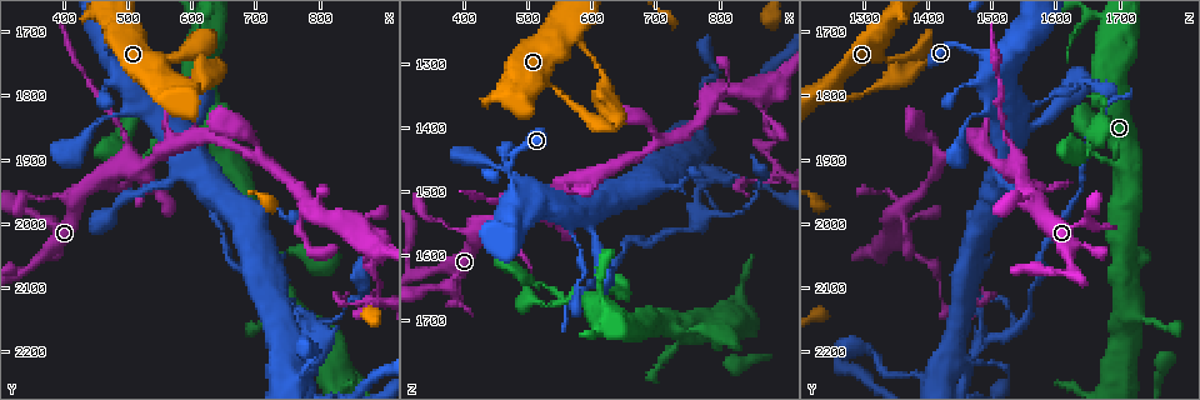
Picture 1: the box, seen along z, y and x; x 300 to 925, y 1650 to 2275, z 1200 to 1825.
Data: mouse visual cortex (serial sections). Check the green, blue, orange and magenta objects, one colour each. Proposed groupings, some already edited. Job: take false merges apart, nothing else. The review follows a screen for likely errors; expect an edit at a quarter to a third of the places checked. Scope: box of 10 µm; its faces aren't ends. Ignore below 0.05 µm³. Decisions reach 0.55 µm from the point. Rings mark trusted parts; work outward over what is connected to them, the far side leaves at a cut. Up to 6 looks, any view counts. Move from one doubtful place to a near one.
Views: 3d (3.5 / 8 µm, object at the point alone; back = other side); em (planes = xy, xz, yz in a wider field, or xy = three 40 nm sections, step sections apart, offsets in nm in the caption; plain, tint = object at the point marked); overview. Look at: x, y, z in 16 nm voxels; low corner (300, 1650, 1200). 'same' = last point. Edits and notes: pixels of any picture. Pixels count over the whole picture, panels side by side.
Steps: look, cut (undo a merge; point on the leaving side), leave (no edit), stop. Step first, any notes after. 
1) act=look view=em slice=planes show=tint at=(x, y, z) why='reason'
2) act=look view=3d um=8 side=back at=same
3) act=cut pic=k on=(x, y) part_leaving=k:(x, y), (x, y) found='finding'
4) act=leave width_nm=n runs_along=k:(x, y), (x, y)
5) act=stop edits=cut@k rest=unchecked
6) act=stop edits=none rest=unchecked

act=look view=3d um=3.5 at=(495, 1880, 1540) why='thin neck'

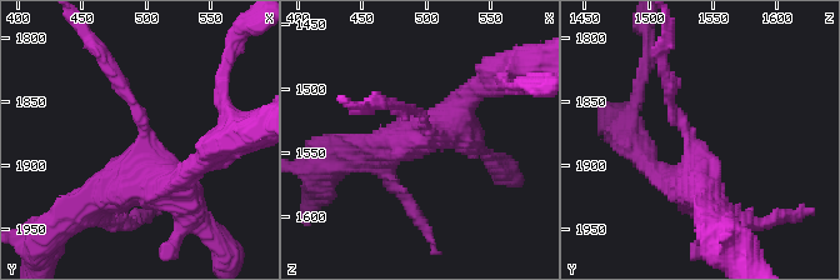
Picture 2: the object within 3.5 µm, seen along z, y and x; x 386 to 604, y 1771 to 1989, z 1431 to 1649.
act=look view=em slice=xy step=3 show=tint at=(500, 1880, 1534) why='now the EM'

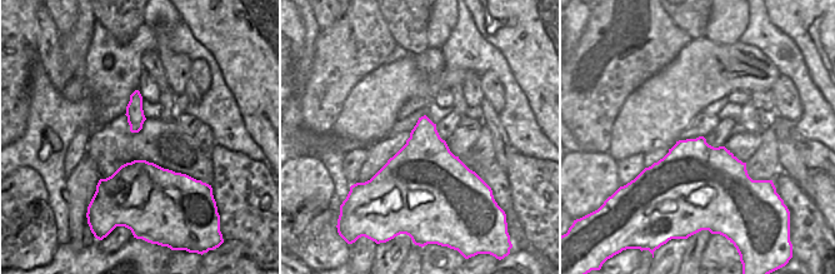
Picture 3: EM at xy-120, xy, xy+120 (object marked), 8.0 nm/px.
act=cut pic=2 on=(111, 73) part_leaving=2:(134, 104), (88, 35) found='a second cell is stuck on'

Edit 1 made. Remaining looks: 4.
act=look view=overview

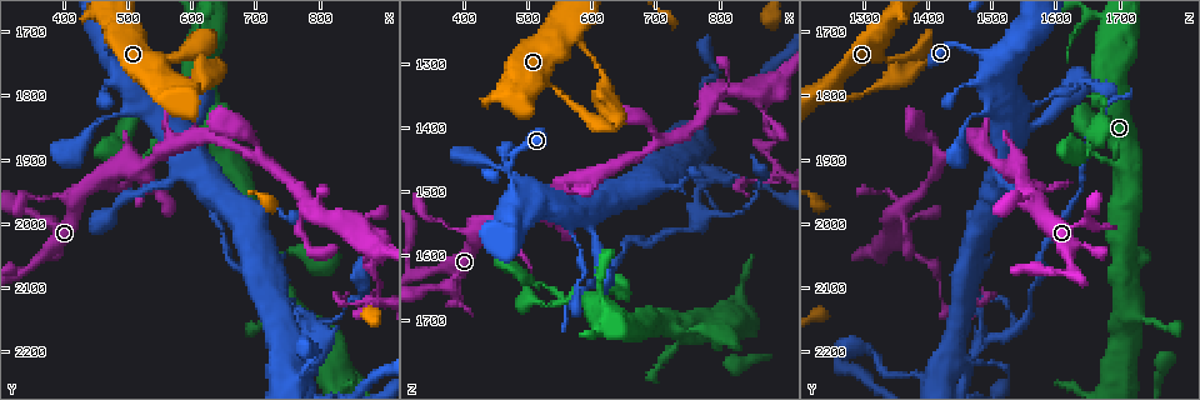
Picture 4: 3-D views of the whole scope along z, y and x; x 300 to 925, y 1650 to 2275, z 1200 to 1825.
act=look view=3d um=8 side=back at=(875, 2035, 1355) why='abrupt turn'

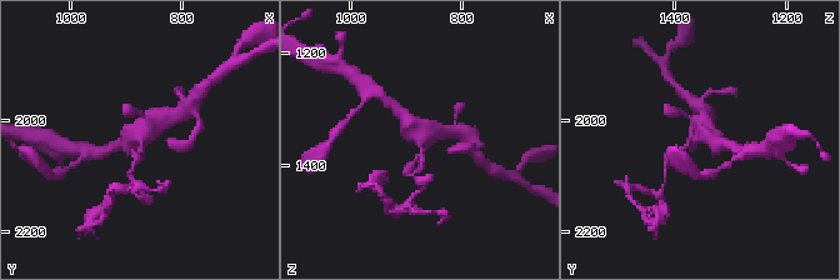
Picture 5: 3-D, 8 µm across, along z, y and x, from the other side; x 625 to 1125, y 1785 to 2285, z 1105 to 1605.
act=look view=3d um=3.5 side=back at=same

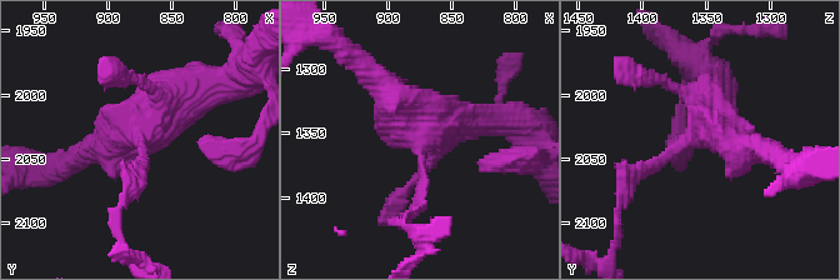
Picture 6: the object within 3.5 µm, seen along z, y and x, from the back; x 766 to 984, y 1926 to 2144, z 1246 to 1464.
act=look view=em slice=planes show=tint at=(874, 2032, 1356) why='now the EM'

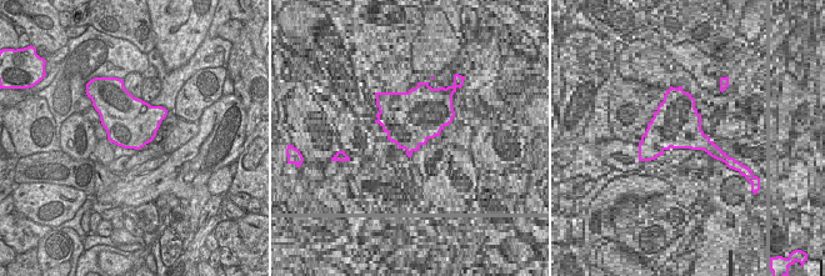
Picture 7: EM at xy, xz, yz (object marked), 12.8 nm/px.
act=cut pic=6 on=(140, 174) part_leaving=6:(144, 151), (121, 213), (121, 244) found='a second cell is stuck on'

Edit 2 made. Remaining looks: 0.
act=stop edits=cut@2,cut@6 rest=unchecked

